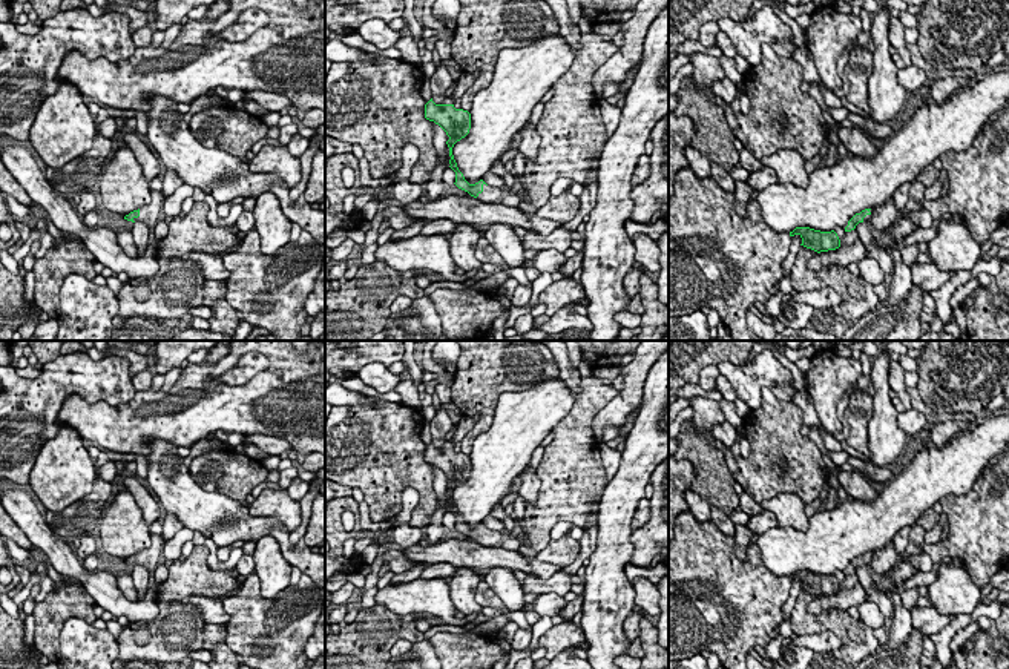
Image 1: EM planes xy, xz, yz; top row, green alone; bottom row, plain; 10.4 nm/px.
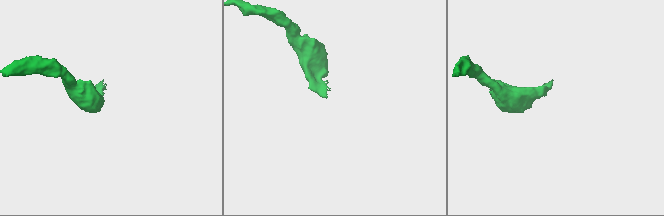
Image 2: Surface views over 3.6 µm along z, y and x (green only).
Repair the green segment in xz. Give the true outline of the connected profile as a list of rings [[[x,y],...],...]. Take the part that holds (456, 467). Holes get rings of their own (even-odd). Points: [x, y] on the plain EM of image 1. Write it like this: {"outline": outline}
{"outline": [[[432,442],[425,448],[425,462],[439,468],[449,483],[449,511],[455,516],[455,529],[471,540],[478,542],[481,546],[495,546],[503,540],[503,534],[488,529],[483,523],[475,528],[469,528],[463,517],[458,514],[452,499],[452,491],[457,485],[465,482],[471,473],[471,457],[463,453],[455,453],[454,448],[435,448]]]}

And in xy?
{"outline": [[[150,532],[150,546],[138,554],[130,555],[124,560],[127,565],[140,565],[147,568],[150,572],[155,572],[156,566],[159,565],[161,551],[166,540],[163,534]]]}

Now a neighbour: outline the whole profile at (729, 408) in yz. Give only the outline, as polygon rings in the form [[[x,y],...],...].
[[[727,399],[719,400],[719,407],[725,416],[725,420],[731,423],[736,430],[742,428],[742,417],[738,416],[736,404]]]

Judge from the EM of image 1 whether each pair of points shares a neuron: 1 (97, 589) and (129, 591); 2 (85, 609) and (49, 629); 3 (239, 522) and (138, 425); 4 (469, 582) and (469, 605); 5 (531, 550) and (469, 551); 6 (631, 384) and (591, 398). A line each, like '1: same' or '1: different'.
1: different
2: same
3: different
4: same
5: different
6: different

